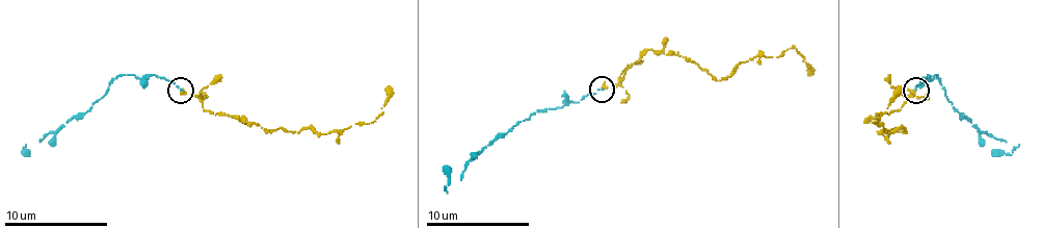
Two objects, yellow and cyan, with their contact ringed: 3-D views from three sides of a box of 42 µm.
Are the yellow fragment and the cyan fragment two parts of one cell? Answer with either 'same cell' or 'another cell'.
same cell

